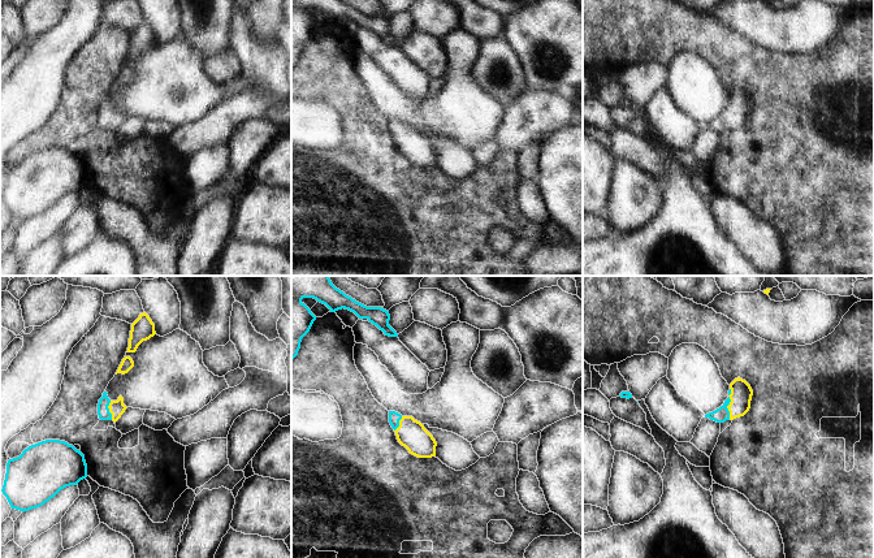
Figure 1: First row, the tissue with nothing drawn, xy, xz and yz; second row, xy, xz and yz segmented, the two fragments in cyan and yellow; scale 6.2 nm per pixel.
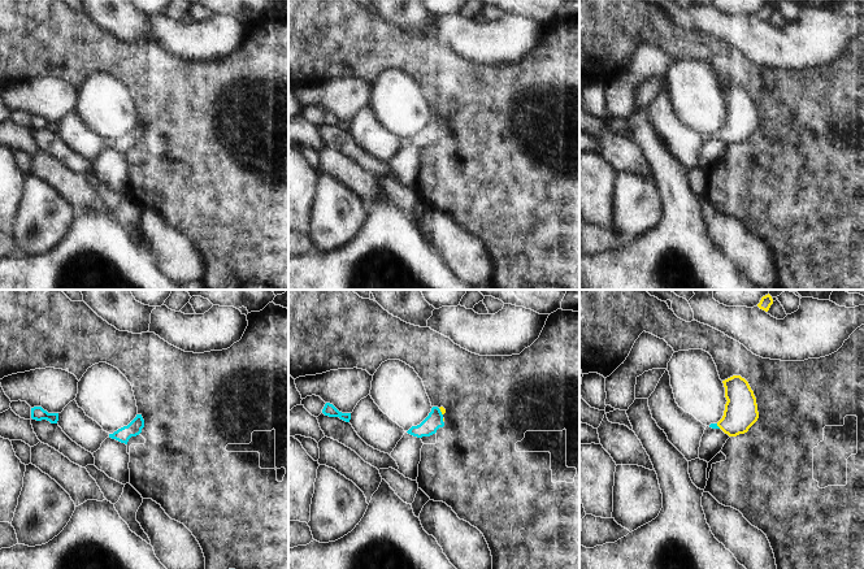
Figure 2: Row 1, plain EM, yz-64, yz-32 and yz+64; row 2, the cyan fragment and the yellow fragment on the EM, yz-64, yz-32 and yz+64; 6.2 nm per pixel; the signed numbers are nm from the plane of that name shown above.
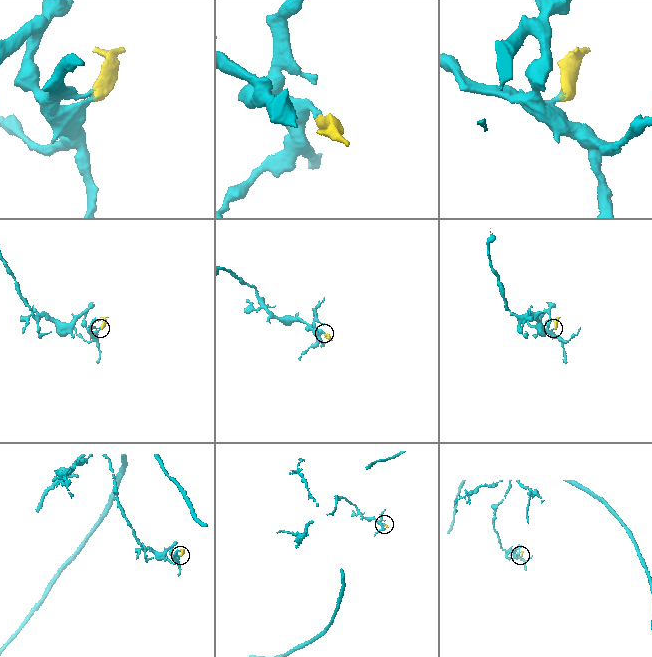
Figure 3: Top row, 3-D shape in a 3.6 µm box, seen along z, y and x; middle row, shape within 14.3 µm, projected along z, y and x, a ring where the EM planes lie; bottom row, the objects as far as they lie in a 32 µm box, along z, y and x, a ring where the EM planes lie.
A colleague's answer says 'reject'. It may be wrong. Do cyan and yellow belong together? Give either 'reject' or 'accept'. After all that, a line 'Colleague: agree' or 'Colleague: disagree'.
accept
Colleague: disagree

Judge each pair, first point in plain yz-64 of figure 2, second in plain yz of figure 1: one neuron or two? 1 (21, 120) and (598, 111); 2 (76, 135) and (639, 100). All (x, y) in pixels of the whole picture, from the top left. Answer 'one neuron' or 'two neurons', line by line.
1: two neurons
2: two neurons

